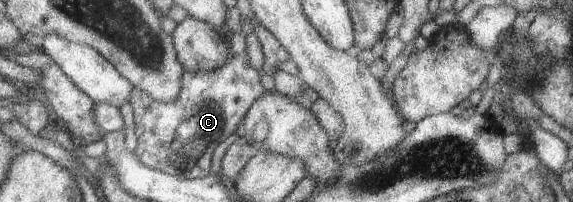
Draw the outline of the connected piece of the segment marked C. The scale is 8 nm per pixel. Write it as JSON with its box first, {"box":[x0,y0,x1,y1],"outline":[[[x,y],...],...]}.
{"box":[128,52,265,179],"outline":[[[246,52],[239,55],[231,55],[224,63],[223,66],[220,66],[218,69],[214,71],[183,71],[181,77],[181,86],[179,89],[179,94],[177,98],[174,98],[171,102],[164,103],[159,101],[154,101],[149,98],[148,94],[145,94],[142,90],[139,90],[137,87],[131,91],[130,99],[128,100],[133,115],[134,122],[134,133],[136,134],[136,147],[134,148],[133,154],[141,161],[141,164],[144,164],[146,167],[155,169],[156,171],[180,178],[180,179],[200,179],[209,175],[209,168],[211,168],[211,155],[213,154],[213,150],[215,150],[215,146],[219,144],[219,142],[225,140],[227,136],[233,133],[236,126],[239,124],[239,121],[244,117],[244,114],[247,112],[247,109],[251,106],[251,103],[254,100],[257,100],[260,96],[263,96],[265,90],[259,84],[259,75],[261,75],[249,68],[247,64],[247,56]]]}

